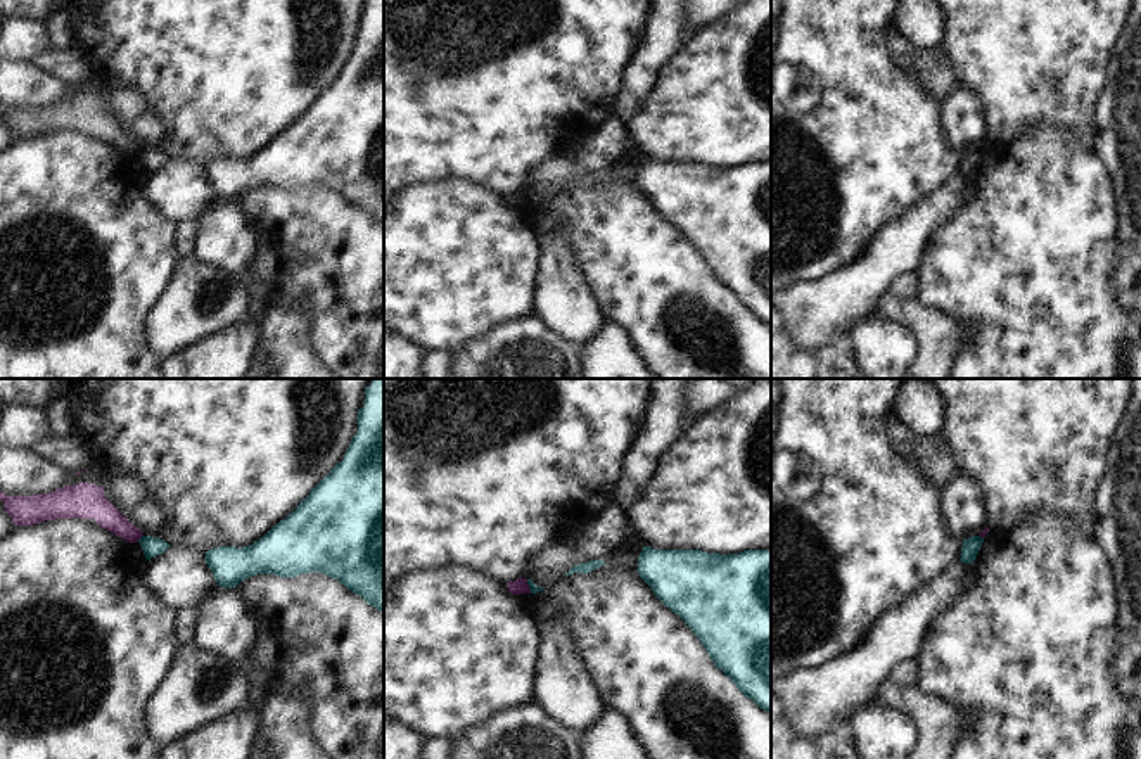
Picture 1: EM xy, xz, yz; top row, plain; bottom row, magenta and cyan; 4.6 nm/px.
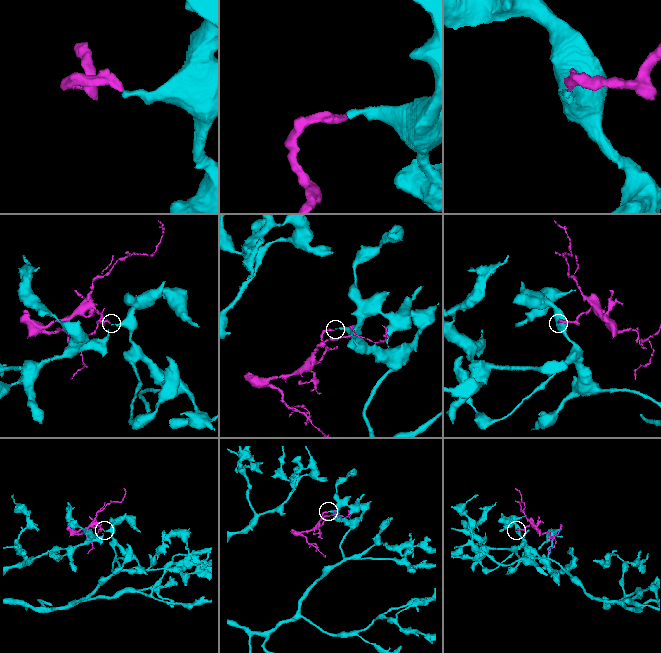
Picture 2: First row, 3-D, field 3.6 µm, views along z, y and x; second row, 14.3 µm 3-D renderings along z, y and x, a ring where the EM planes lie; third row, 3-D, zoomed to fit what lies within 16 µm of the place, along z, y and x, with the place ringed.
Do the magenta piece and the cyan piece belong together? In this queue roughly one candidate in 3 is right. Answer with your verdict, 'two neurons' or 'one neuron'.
two neurons

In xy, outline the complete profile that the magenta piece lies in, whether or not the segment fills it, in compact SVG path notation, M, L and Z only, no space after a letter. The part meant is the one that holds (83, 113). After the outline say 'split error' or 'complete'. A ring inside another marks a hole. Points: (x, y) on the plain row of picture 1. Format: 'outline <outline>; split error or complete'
outline M80 95L33 109L7 109L0 104L0 112L16 138L80 130L93 131L102 142L130 156L137 156L143 149L142 144L104 109L102 99Z; complete

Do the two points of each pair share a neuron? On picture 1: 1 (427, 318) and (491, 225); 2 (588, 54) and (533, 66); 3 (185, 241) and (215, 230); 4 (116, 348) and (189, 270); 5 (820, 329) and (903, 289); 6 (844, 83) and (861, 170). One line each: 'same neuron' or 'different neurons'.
1: same neuron
2: same neuron
3: different neurons
4: different neurons
5: same neuron
6: same neuron

